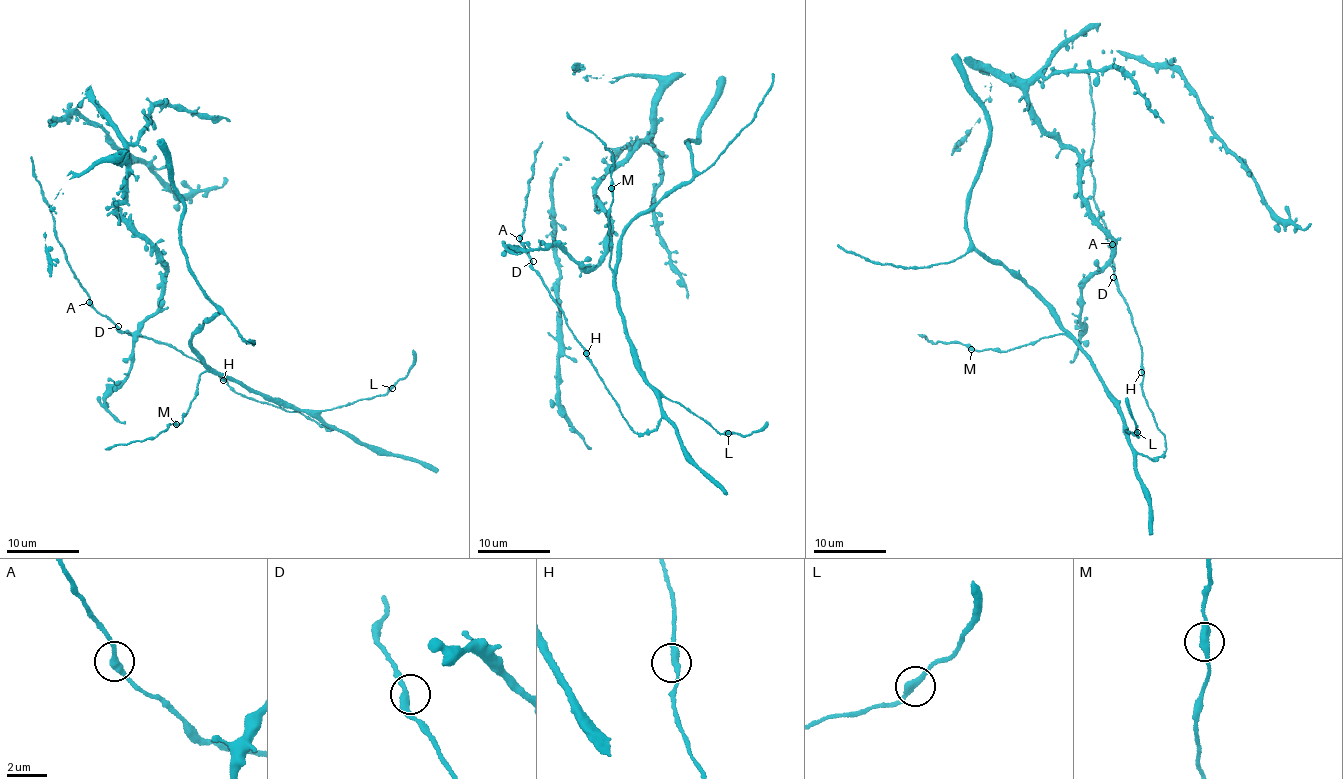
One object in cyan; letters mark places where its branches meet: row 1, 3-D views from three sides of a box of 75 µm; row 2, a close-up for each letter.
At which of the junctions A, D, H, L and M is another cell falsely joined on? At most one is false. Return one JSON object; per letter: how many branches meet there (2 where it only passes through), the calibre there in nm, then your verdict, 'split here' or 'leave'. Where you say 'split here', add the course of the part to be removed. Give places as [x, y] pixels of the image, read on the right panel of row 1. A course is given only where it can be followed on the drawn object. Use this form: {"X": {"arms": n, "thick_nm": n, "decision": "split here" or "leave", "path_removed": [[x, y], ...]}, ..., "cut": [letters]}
{"A": {"arms": 2, "thick_nm": 320, "decision": "leave"}, "D": {"arms": 2, "thick_nm": 320, "decision": "leave"}, "H": {"arms": 2, "thick_nm": 340, "decision": "leave"}, "L": {"arms": 2, "thick_nm": 320, "decision": "leave"}, "M": {"arms": 2, "thick_nm": 360, "decision": "leave"}, "cut": []}

